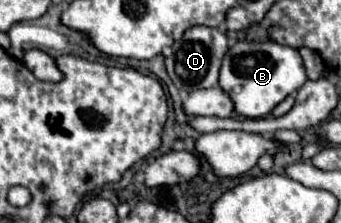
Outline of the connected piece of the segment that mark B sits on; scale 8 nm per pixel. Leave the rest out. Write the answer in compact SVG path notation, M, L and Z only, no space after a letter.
M239 39L223 57L219 87L231 97L233 107L239 115L259 119L273 111L287 95L295 93L307 81L303 59L297 49L267 41L245 41Z

